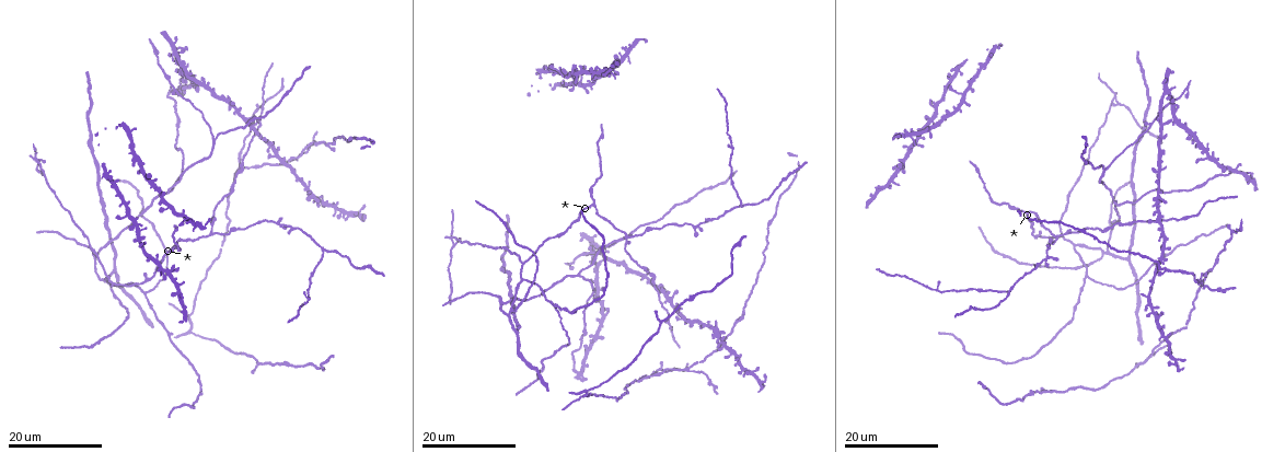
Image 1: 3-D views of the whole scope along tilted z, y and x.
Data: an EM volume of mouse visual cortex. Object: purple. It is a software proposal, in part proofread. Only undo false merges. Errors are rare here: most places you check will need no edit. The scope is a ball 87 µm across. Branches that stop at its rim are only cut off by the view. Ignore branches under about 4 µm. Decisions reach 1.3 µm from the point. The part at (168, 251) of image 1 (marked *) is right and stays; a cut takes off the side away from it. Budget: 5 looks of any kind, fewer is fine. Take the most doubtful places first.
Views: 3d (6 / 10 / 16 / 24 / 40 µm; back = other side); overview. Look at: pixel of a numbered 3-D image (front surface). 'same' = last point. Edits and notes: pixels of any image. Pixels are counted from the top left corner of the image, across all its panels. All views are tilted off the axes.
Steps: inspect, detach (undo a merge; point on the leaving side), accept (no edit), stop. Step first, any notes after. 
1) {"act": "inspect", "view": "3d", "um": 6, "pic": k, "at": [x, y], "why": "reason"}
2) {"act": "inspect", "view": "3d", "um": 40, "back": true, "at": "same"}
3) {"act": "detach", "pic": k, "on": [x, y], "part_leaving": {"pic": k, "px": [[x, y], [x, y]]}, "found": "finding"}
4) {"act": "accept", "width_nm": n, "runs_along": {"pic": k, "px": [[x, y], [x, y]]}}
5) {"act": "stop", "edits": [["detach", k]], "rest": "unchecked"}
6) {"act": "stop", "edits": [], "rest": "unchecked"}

{"act": "inspect", "view": "3d", "um": 16, "pic": 1, "at": [502, 301]}

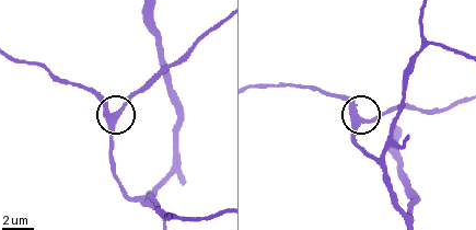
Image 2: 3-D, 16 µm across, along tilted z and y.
{"act": "inspect", "view": "3d", "um": 10, "pic": 2, "at": [356, 117]}

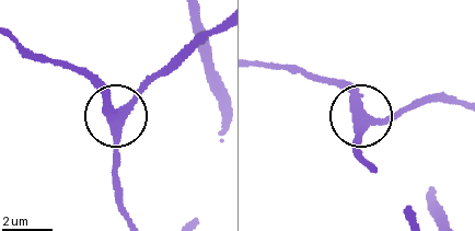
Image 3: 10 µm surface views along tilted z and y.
{"act": "inspect", "view": "3d", "um": 10, "back": true, "pic": 3, "at": [358, 114]}

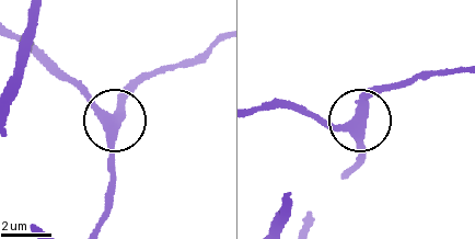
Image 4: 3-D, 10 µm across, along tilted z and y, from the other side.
{"act": "accept", "runs_along": {"pic": 4, "px": [[100, 222], [115, 116], [132, 78]]}, "found": "continuous, no second cell"}

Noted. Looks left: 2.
{"act": "inspect", "view": "3d", "um": 16, "pic": 1, "at": [1105, 169], "why": "three-way junction"}

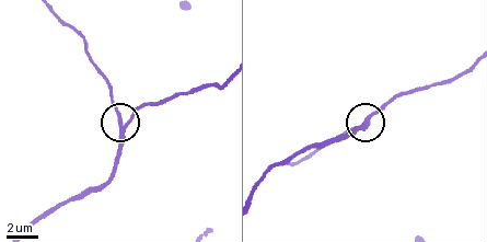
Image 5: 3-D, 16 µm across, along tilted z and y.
{"act": "inspect", "view": "3d", "um": 6, "pic": 5, "at": [122, 130]}

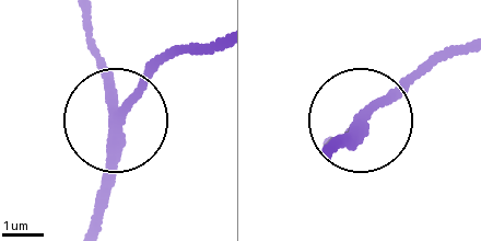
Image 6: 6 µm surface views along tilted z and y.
{"act": "accept", "width_nm": 250, "runs_along": {"pic": 6, "px": [[92, 219], [110, 167], [114, 91], [83, 18]]}, "found": "all the same cell"}

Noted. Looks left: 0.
{"act": "stop", "edits": [], "rest": "unchecked"}

